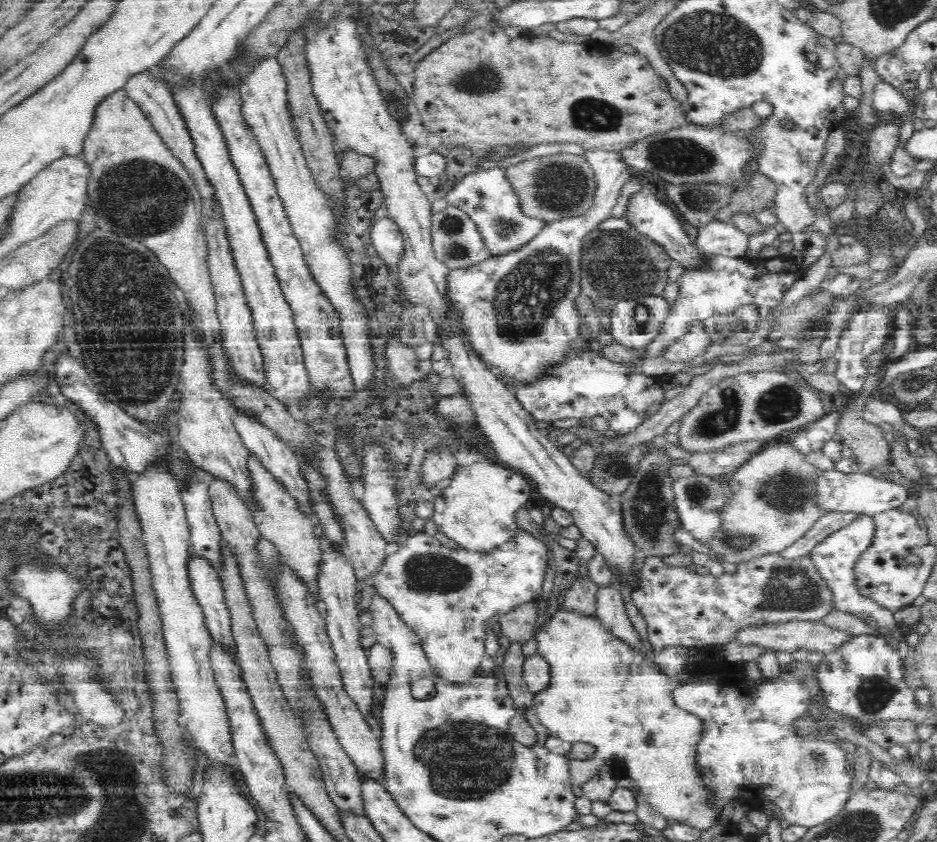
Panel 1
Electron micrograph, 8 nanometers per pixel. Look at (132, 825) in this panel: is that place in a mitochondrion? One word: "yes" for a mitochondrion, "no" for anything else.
no

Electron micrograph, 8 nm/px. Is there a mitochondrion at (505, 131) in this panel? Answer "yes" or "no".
no

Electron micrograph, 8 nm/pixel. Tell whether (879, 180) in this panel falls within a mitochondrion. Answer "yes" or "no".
no

